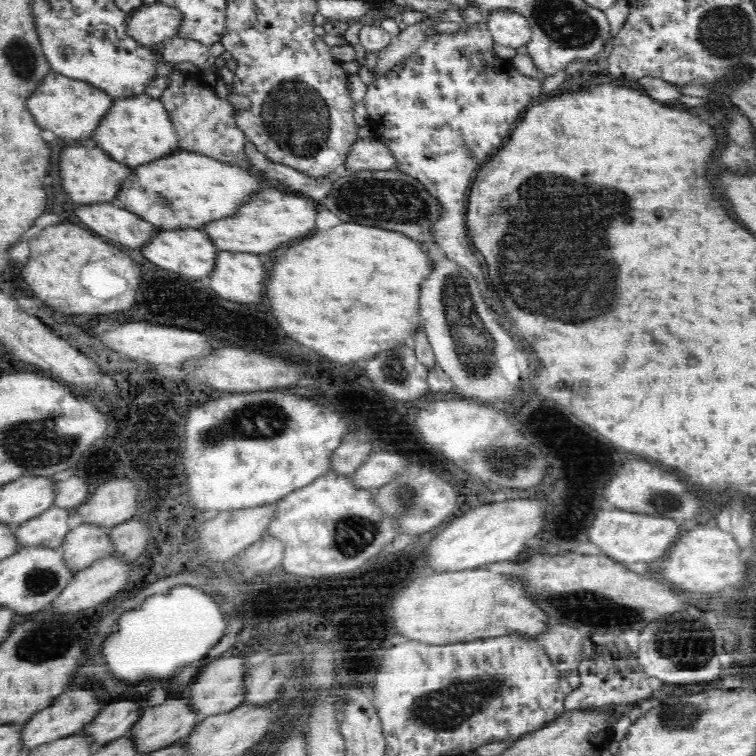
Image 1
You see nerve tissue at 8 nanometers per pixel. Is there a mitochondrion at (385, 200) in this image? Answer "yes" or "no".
yes

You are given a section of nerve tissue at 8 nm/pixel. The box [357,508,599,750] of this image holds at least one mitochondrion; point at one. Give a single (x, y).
(446, 709)

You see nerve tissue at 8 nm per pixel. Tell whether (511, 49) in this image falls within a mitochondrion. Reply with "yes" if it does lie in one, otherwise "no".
no

